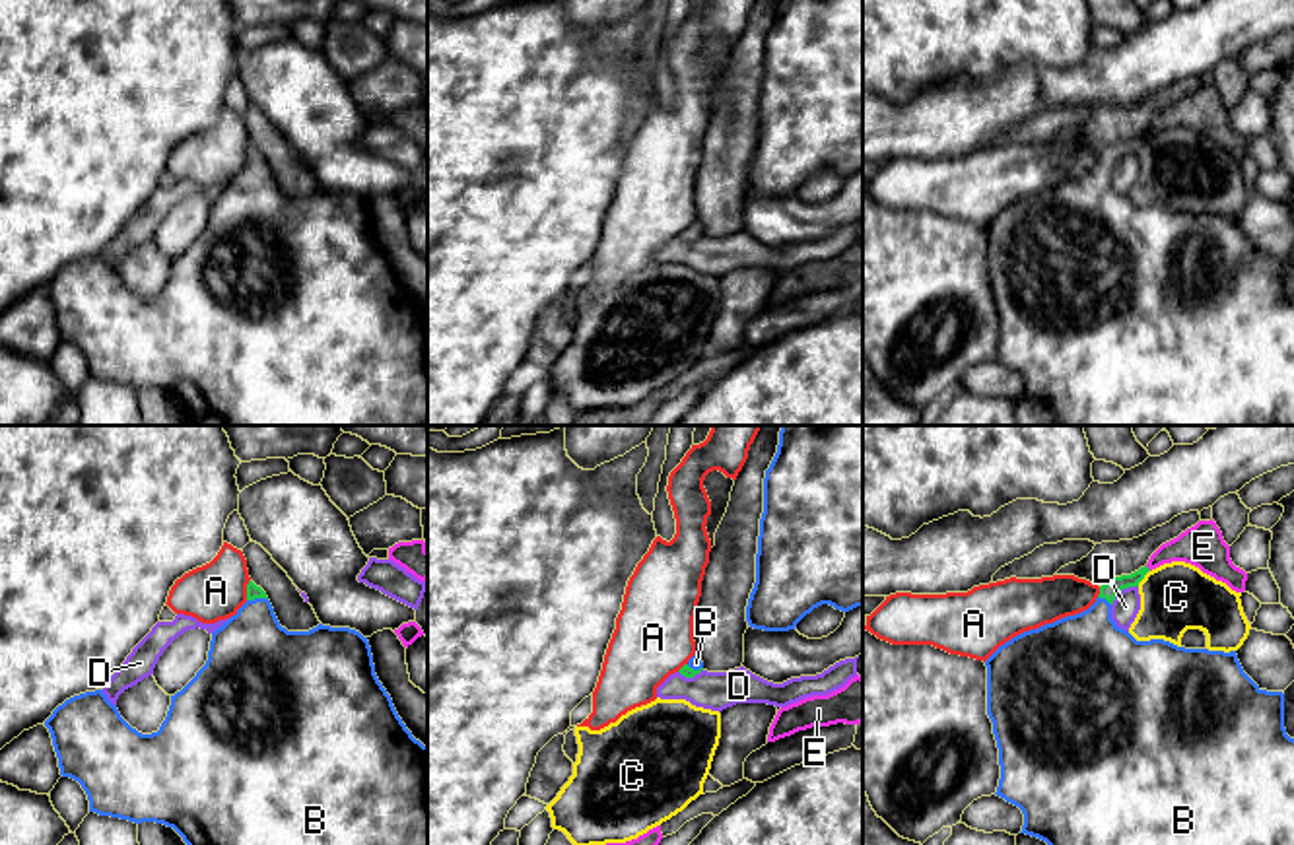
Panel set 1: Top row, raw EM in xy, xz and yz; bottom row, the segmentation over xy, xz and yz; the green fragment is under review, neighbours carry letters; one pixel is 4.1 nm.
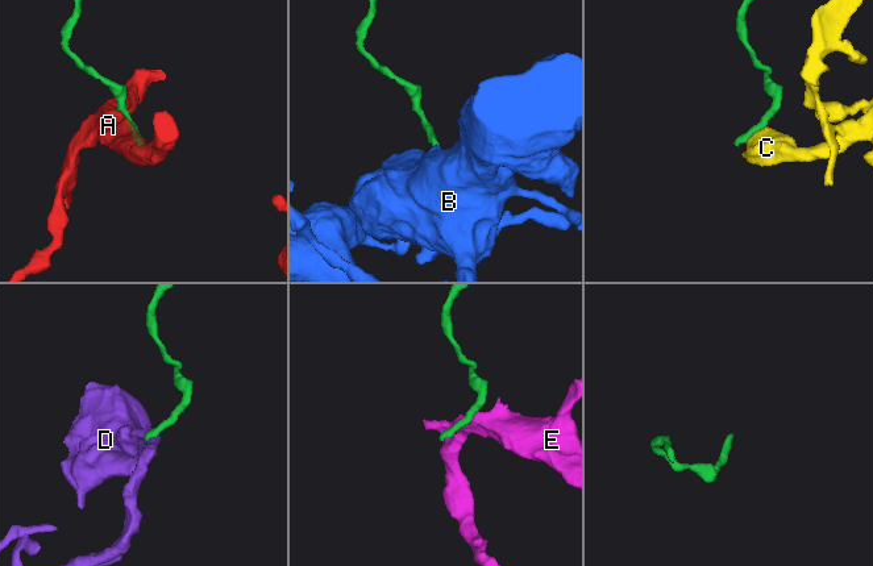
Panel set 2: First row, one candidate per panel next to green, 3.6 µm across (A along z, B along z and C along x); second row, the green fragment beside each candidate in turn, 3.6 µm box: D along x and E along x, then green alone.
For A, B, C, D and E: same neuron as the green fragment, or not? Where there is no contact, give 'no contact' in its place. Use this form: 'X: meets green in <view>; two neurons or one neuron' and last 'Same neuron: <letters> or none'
A: meets green in xy; two neurons
B: meets green in xy; one neuron
C: meets green in yz; two neurons
D: meets green in yz; two neurons
E: meets green in yz; two neurons
Same neuron: B

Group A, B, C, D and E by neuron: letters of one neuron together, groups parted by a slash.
A / B / C / D / E

